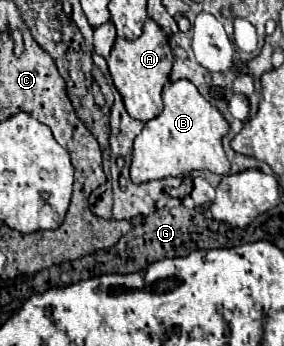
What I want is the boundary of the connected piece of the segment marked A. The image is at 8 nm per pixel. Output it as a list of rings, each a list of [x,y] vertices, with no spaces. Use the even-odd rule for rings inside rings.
[[[146,19],[144,31],[142,31],[142,35],[138,39],[128,41],[128,39],[118,37],[114,47],[112,47],[112,53],[108,55],[106,61],[108,61],[110,77],[112,77],[116,89],[120,91],[120,95],[124,99],[126,111],[134,119],[144,121],[144,123],[154,119],[162,111],[162,97],[160,95],[162,95],[164,83],[168,81],[172,61],[174,61],[172,49],[168,45],[166,35],[160,29],[160,25],[156,21],[152,21],[152,19]]]

